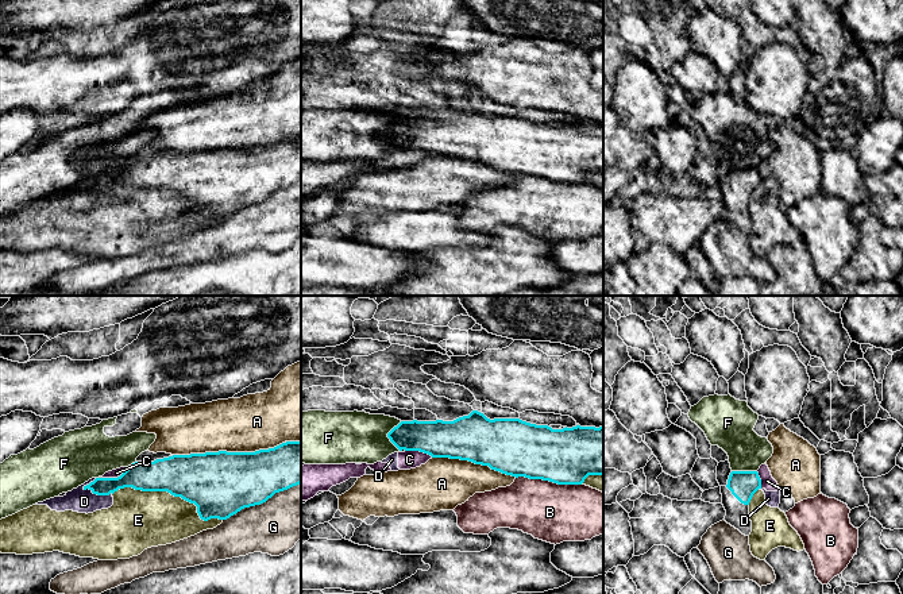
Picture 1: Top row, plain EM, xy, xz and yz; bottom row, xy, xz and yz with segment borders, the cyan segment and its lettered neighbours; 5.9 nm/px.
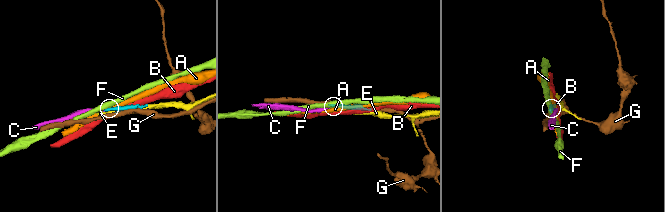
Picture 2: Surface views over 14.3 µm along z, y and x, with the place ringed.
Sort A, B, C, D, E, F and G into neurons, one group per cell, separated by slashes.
A / B / C D E / F / G

